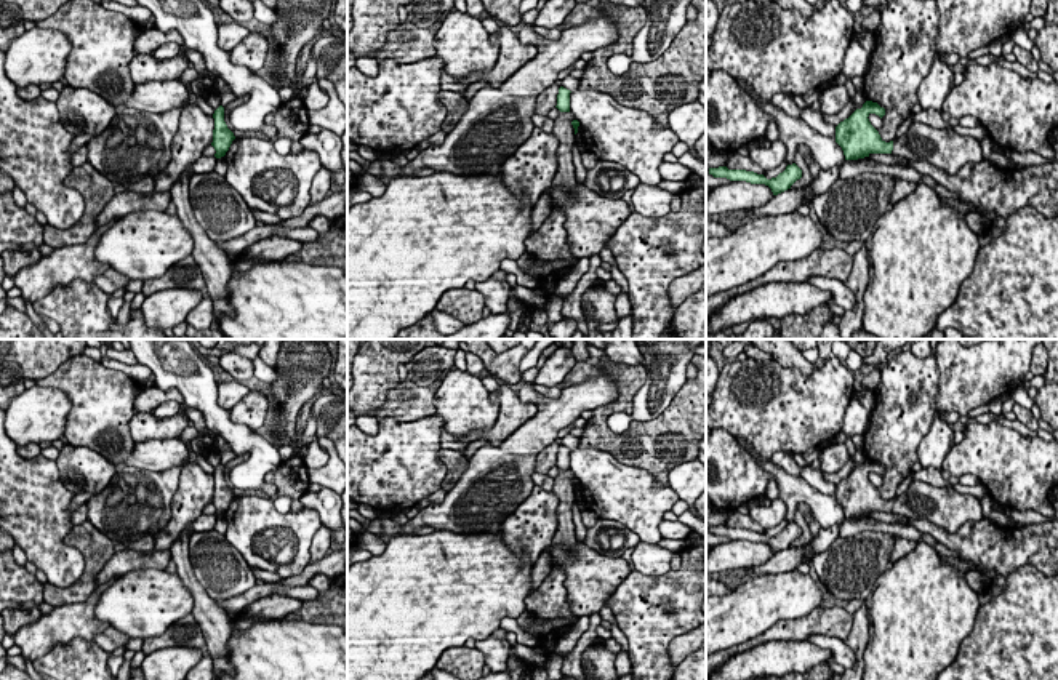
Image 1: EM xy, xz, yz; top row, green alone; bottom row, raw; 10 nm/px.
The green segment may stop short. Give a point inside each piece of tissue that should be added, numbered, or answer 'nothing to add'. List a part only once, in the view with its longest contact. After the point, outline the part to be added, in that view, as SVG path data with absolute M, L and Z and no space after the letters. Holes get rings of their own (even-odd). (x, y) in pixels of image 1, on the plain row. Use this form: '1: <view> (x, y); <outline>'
1: yz (943, 506); M919 480L911 482L901 496L893 498L892 512L914 520L927 518L948 533L956 533L965 522L983 518L976 496Z

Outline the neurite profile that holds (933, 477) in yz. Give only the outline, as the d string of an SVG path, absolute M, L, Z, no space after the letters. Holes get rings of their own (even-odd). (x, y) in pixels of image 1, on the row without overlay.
M920 469L919 472L912 472L911 482L914 480L925 482L933 486L951 486L959 493L968 493L968 486L960 483L951 485L948 480L943 478L941 470L938 469Z

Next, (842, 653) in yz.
M810 635L805 640L813 645L818 645L823 650L829 650L832 653L832 661L840 664L844 669L853 667L855 653L844 640L837 637L826 637L826 635Z

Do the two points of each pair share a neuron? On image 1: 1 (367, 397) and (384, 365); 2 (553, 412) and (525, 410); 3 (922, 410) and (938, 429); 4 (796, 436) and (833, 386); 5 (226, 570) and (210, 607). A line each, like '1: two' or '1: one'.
1: one
2: two
3: two
4: one
5: two

